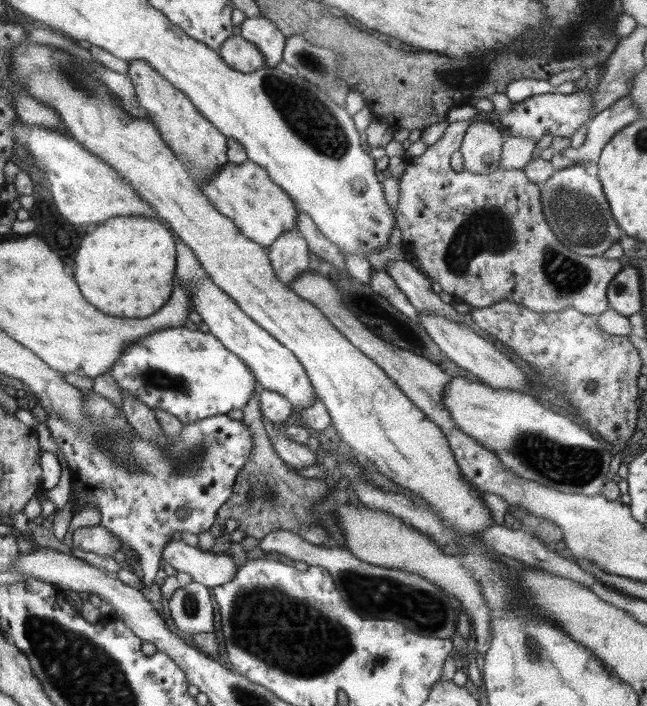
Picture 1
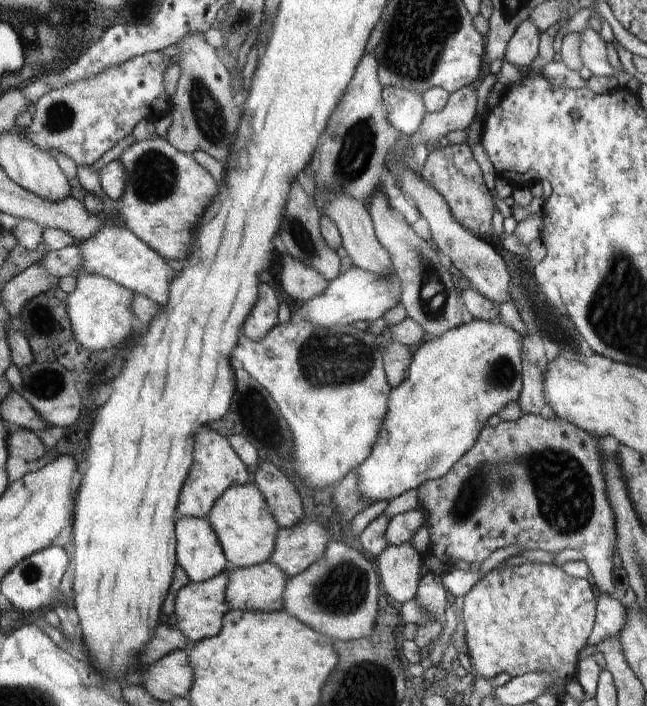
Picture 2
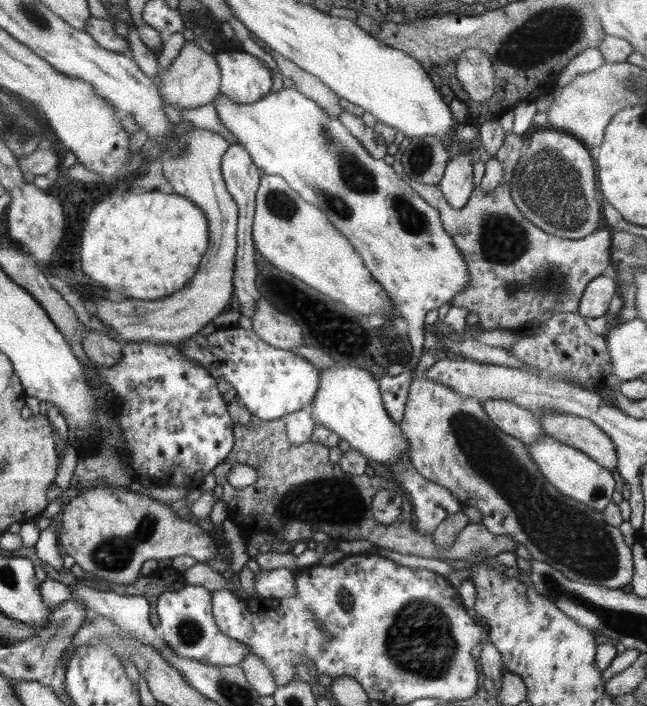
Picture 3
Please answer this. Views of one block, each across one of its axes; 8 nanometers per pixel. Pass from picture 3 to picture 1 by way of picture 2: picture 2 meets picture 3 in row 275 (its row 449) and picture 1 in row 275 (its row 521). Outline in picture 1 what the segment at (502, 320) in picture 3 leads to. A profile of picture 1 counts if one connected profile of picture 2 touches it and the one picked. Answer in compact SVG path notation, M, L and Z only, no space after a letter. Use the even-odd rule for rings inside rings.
M477 111L474 117L466 120L458 120L452 123L448 123L448 127L442 134L442 137L436 141L436 143L428 148L417 157L407 157L406 168L399 178L400 185L400 199L396 204L395 220L398 227L400 227L400 233L402 236L402 242L404 249L409 258L417 265L418 269L434 284L440 284L441 290L448 292L454 298L455 303L466 303L473 308L484 308L486 306L492 306L496 302L502 302L502 300L514 301L520 306L526 306L526 308L532 310L532 312L560 312L564 308L576 308L588 316L597 316L608 309L607 290L612 278L616 277L618 272L621 272L627 265L624 259L609 260L605 256L590 257L583 254L576 254L572 252L568 247L562 245L552 230L549 228L549 224L546 223L546 219L543 216L540 203L540 189L541 187L534 184L527 176L523 169L506 169L499 167L498 170L492 171L483 177L477 177L474 173L468 172L464 169L462 172L456 172L451 167L451 156L454 151L458 151L463 142L464 135L468 126L472 122L482 120L482 111Z

